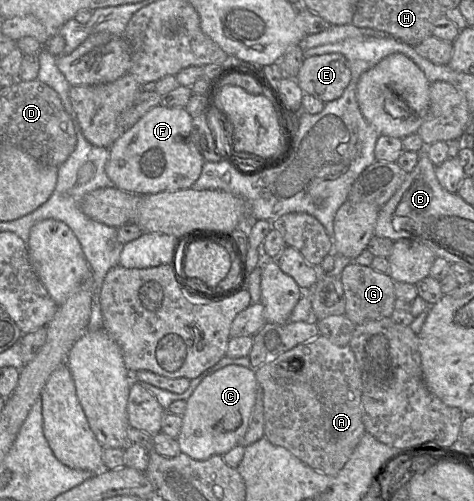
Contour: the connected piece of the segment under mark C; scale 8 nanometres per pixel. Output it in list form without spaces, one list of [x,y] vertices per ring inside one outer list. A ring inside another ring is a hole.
[[[227,365],[206,376],[186,401],[187,406],[182,416],[182,426],[176,438],[180,451],[195,460],[207,460],[214,455],[223,456],[240,441],[247,432],[253,408],[256,402],[258,382],[255,370],[240,365]]]

